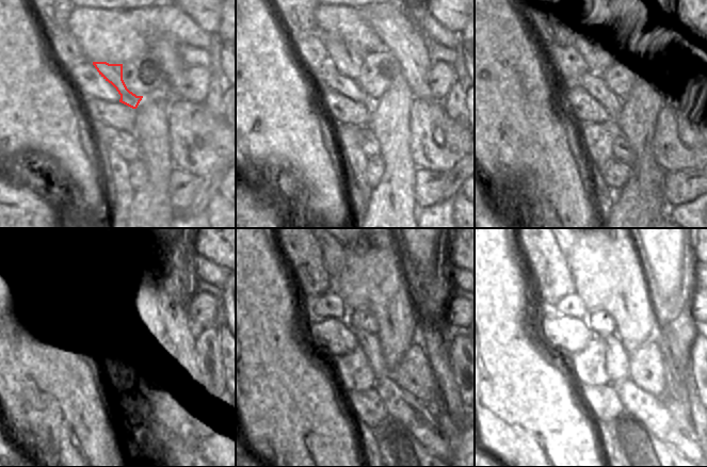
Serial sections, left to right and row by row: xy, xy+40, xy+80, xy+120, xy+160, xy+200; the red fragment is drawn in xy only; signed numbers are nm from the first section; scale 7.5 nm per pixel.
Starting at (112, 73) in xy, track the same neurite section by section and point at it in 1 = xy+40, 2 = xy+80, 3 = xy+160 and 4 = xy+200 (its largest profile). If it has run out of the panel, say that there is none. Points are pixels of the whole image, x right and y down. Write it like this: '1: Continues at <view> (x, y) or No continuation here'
1: Continues at xy+40 (351, 69)
2: Continues at xy+80 (573, 66)
3: Continues at xy+160 (334, 254)
4: Continues at xy+200 (565, 250).

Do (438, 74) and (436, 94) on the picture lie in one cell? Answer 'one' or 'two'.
one

